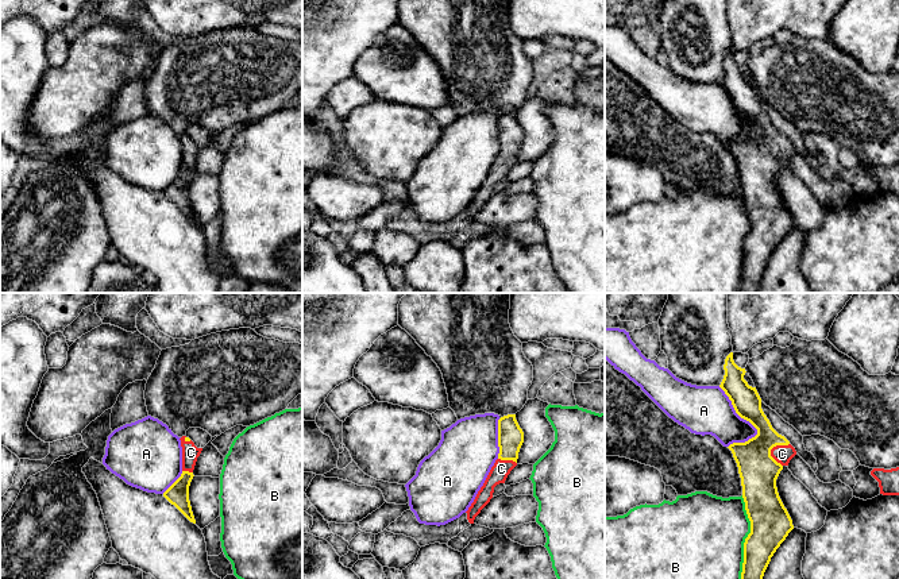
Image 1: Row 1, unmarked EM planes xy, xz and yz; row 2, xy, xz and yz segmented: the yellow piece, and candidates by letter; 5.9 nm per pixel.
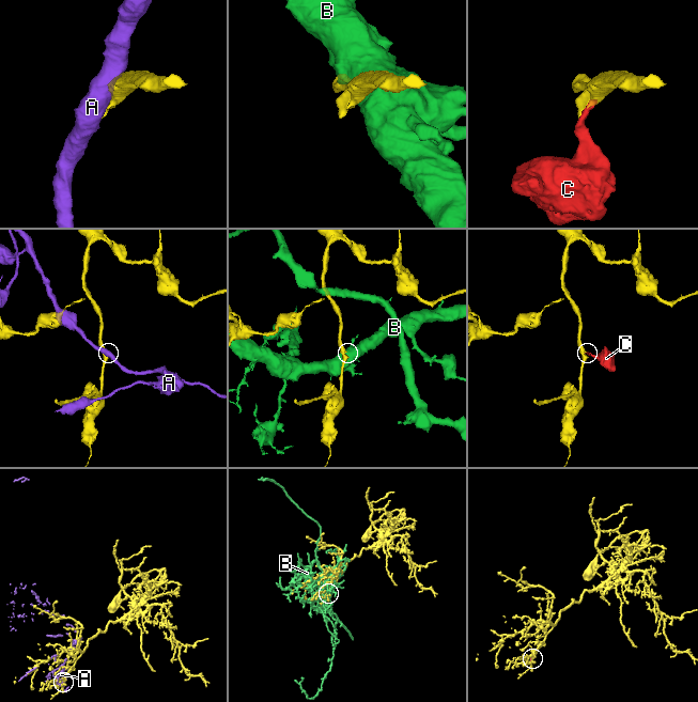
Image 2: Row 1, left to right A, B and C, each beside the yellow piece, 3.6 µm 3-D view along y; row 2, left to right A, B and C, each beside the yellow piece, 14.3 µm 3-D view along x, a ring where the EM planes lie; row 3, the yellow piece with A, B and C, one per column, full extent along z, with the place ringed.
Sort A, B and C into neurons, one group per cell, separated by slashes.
A / B / C

